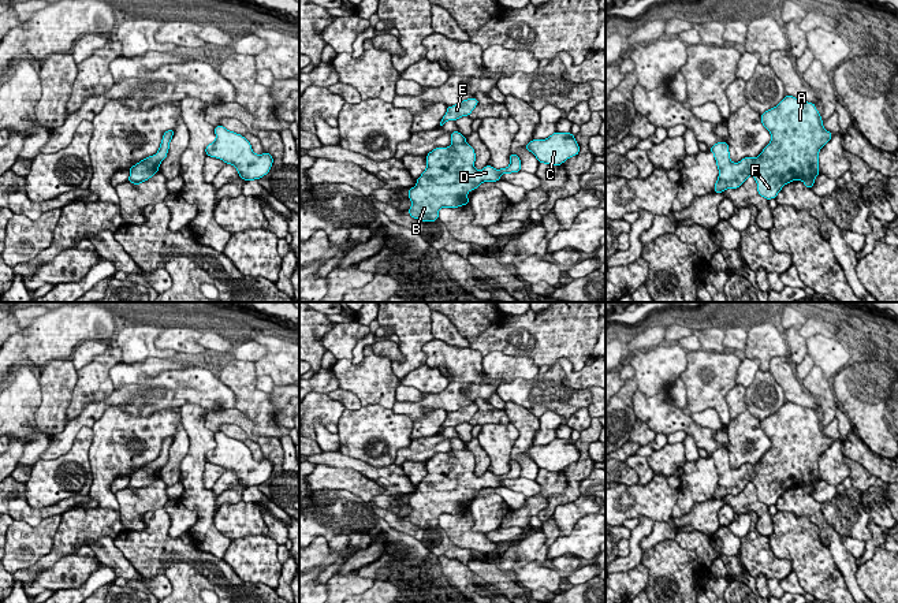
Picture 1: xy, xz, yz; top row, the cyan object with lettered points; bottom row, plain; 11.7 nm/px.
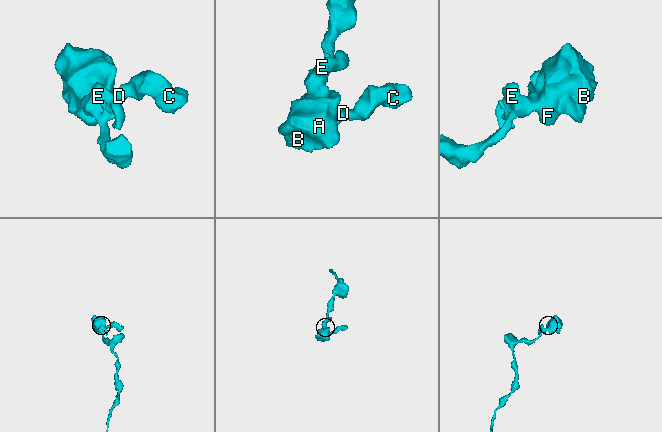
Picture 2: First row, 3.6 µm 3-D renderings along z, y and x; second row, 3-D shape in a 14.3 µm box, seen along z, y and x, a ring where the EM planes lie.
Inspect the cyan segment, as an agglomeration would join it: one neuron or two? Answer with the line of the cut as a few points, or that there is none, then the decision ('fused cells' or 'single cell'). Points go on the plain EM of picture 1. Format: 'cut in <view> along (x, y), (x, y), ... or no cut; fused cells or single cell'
no cut; single cell

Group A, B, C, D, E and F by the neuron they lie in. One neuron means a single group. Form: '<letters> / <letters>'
A B C D E F

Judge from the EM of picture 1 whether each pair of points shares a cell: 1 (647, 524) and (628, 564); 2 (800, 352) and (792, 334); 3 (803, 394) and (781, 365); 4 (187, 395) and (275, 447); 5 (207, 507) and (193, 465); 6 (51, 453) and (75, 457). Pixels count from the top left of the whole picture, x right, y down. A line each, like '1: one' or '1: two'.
1: one
2: one
3: one
4: two
5: one
6: two

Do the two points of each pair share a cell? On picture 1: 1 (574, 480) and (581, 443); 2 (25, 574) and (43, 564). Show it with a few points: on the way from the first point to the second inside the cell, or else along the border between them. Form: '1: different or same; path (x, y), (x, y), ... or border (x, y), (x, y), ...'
1: same; path (578, 471), (584, 465), (584, 453)
2: same; path (29, 574), (38, 566)

